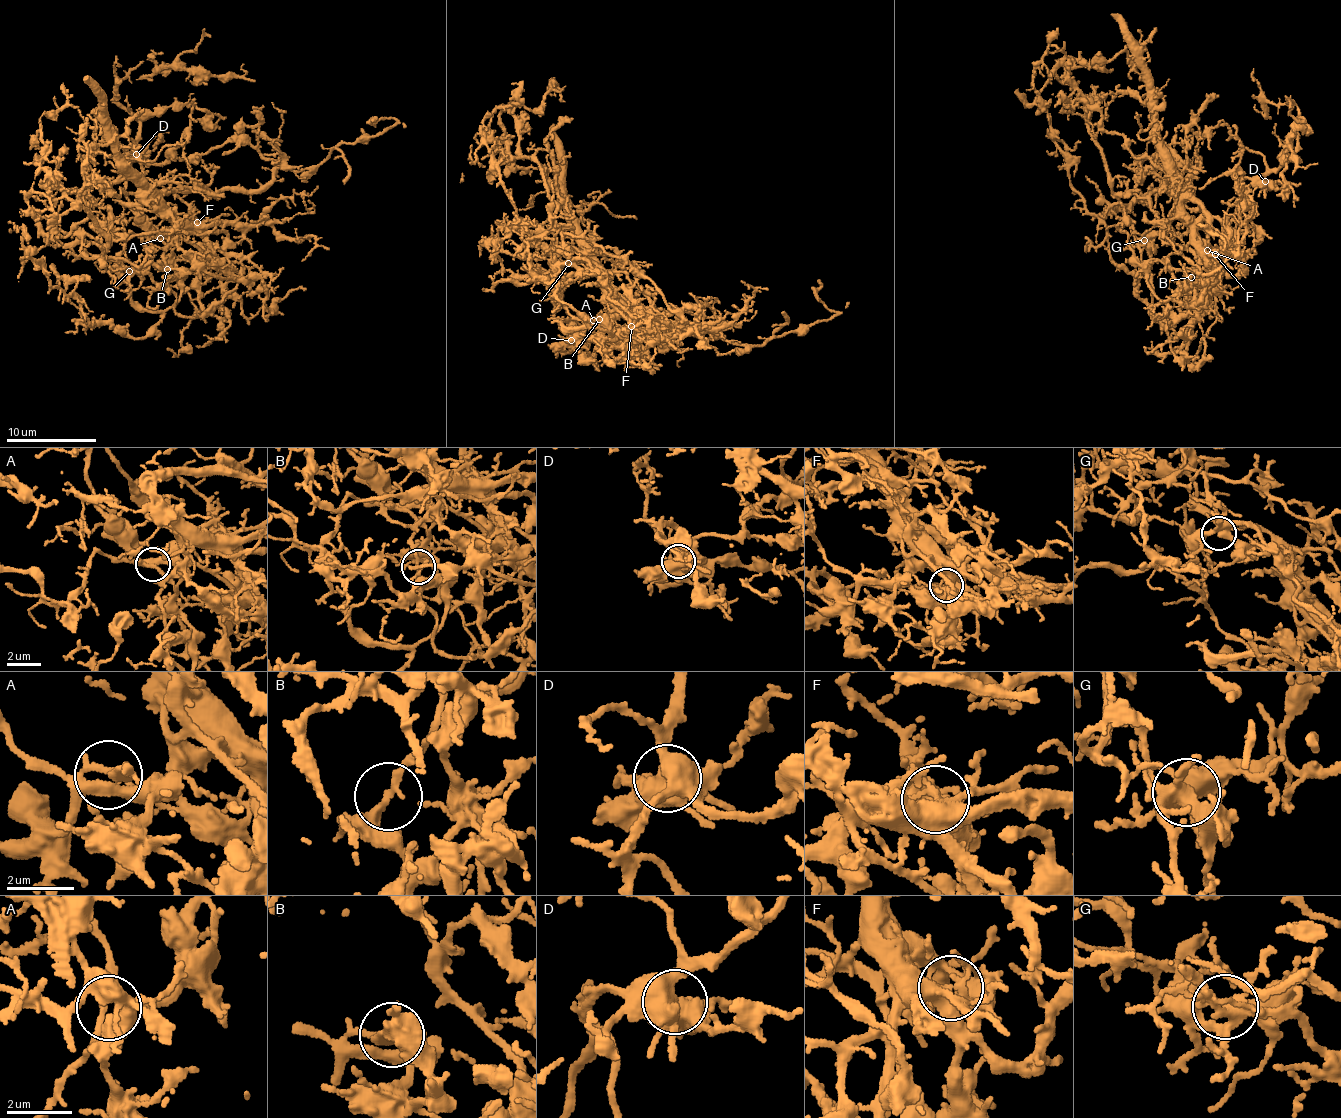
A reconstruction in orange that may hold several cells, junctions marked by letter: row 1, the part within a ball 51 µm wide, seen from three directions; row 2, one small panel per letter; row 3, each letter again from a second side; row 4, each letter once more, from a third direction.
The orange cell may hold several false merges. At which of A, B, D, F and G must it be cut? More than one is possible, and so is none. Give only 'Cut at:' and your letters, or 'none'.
Cut at: B, F

